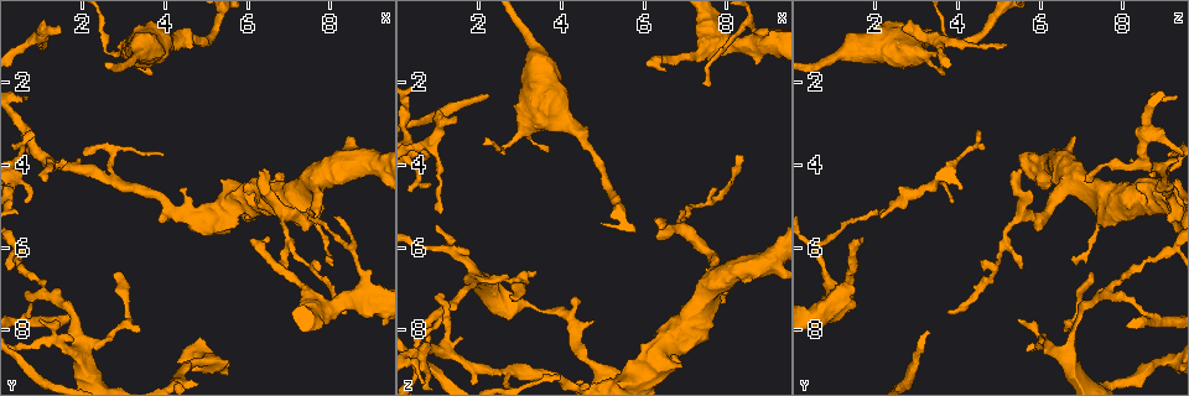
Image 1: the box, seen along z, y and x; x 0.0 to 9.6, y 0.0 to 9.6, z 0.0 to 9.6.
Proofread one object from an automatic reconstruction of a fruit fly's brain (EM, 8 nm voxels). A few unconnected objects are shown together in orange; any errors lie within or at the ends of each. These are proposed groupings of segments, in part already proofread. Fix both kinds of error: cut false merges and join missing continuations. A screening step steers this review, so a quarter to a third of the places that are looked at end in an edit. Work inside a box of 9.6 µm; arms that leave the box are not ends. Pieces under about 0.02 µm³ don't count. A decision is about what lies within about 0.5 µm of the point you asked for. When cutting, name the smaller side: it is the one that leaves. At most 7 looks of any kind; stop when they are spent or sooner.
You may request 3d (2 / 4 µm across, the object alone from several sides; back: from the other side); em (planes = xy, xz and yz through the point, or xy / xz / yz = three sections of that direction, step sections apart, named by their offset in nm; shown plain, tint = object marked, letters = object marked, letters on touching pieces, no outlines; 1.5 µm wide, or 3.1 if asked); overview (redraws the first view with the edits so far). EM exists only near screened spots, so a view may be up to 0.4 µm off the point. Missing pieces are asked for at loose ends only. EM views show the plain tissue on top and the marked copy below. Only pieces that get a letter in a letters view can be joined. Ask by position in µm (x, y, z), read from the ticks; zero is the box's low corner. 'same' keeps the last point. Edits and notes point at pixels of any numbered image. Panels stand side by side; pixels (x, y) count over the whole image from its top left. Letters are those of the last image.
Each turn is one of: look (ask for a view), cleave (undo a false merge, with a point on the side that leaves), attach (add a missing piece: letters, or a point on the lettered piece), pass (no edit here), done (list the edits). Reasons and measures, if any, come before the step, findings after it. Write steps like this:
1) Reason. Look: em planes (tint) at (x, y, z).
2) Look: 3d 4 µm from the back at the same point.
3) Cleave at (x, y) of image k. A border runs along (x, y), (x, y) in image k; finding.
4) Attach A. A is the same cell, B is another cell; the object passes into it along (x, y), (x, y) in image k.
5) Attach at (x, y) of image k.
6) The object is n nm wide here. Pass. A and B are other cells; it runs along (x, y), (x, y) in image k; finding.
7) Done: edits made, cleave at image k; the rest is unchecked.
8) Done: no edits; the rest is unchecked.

Free end. Look: 3d 2 µm at (1.40, 0.70, 2.80).

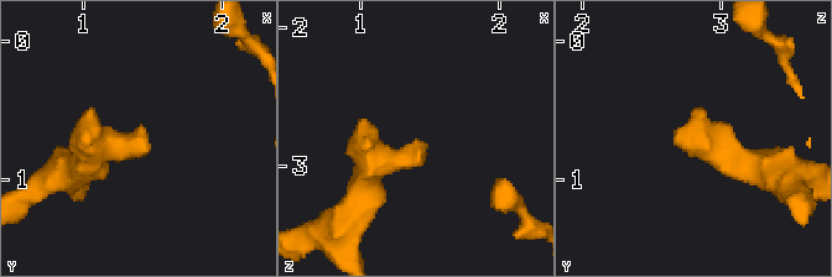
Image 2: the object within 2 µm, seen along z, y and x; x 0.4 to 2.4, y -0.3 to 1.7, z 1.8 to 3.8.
Need the tissue. Look: em planes (letters) at (1.40, 0.70, 2.82).

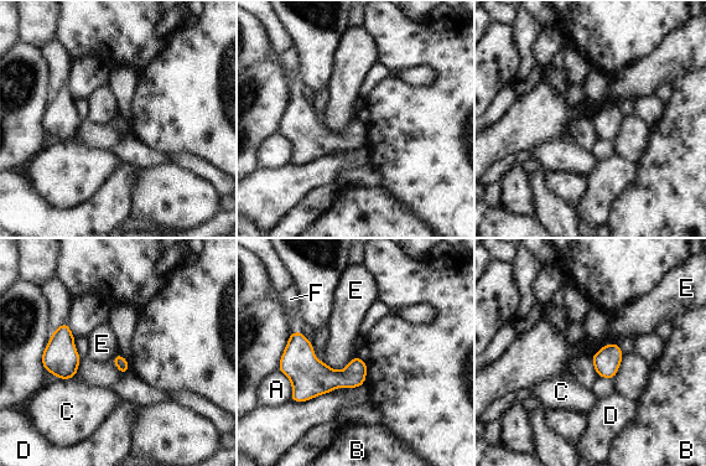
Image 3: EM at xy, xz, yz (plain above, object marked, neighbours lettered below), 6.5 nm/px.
Attach at (290, 299) of image 3. F is the same cell, A, B, C, D and E are other cells; it goes on there.

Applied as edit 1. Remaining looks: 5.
See it whole again. Look: overview.

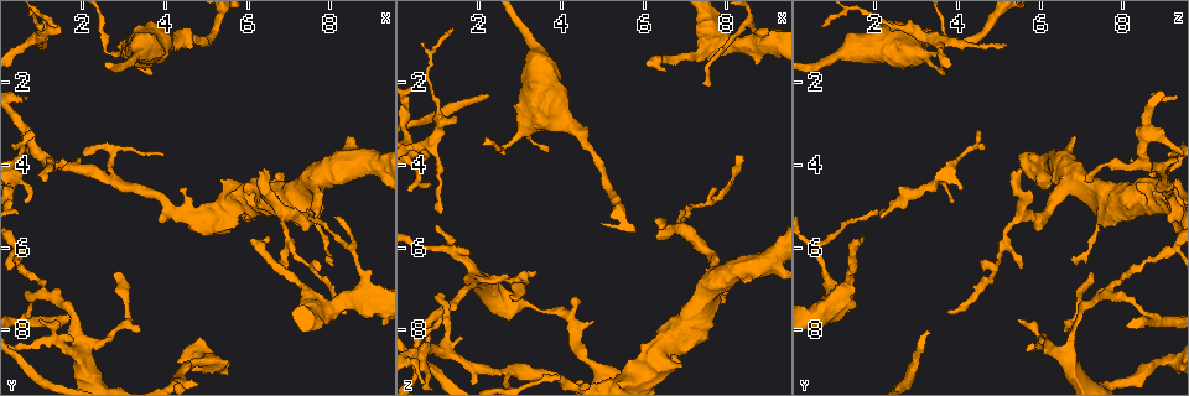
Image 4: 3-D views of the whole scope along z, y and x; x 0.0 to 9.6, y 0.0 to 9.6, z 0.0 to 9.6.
Branch stops here. Look: 3d 4 µm at (7.40, 5.10, 2.05).

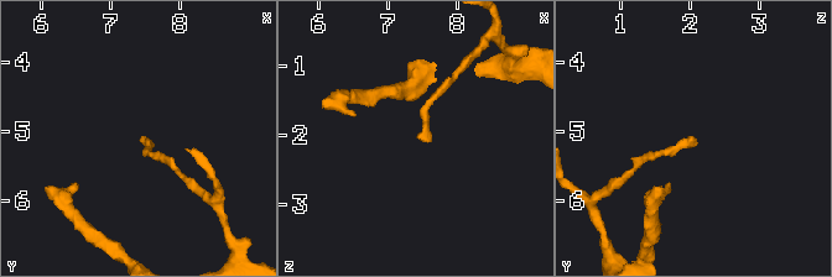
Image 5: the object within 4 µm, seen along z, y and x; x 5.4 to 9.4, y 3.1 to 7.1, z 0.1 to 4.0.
Need the tissue. Look: em planes (letters) at (7.45, 5.10, 2.05).

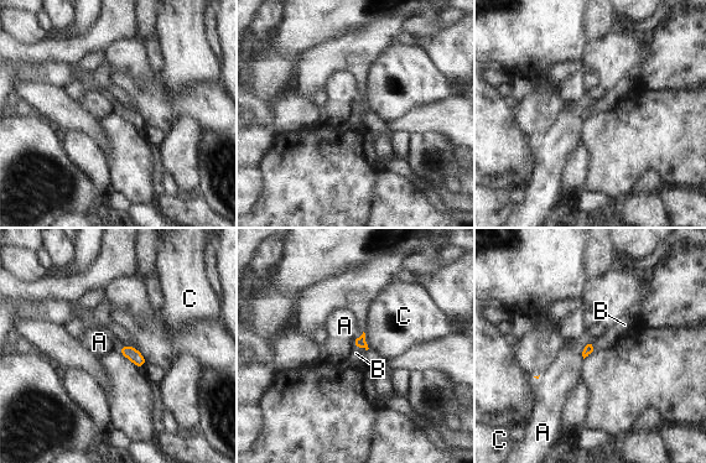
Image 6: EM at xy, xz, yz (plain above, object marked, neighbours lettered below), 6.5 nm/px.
Attach at (356, 353) of image 6. B is the same cell, A and C are other cells; the object passes into it along (359, 342), (359, 347), (356, 353) in image 6; the neuron continues.

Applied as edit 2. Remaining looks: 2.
An open end. Look: em planes (tint) at (2.75, 6.65, 7.25).

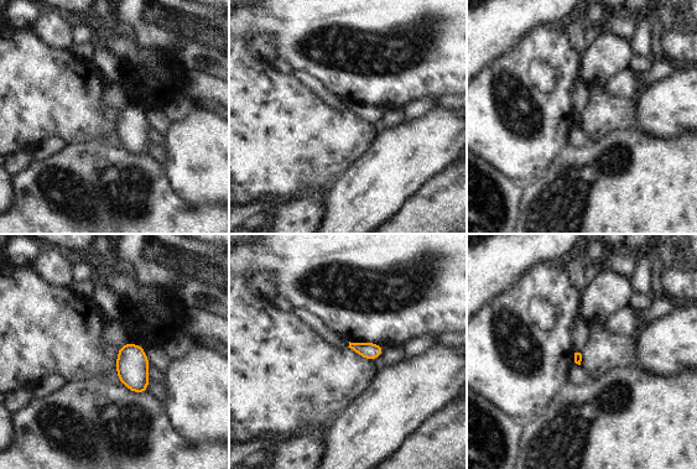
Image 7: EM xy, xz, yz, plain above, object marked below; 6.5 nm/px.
Look: em planes (letters) at the same point.

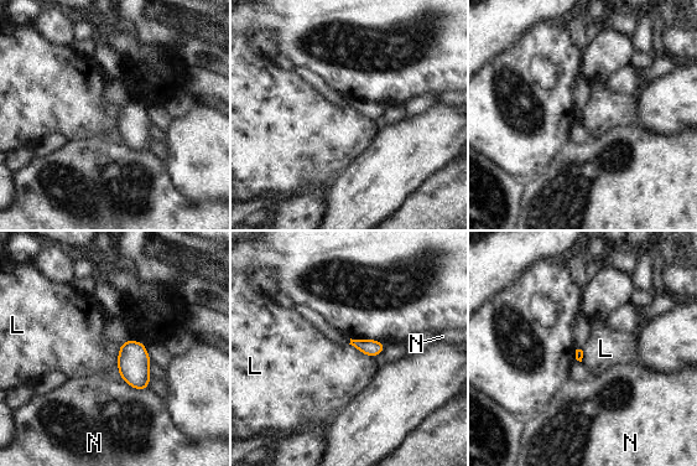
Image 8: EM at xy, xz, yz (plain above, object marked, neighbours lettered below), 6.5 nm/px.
Pass. L and N are other cells; a border runs along (349, 343), (373, 358) in image 8; no lettered piece goes on from it.

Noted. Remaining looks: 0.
Done: edits made, attach at image 3, attach at image 6; the rest is unchecked.

